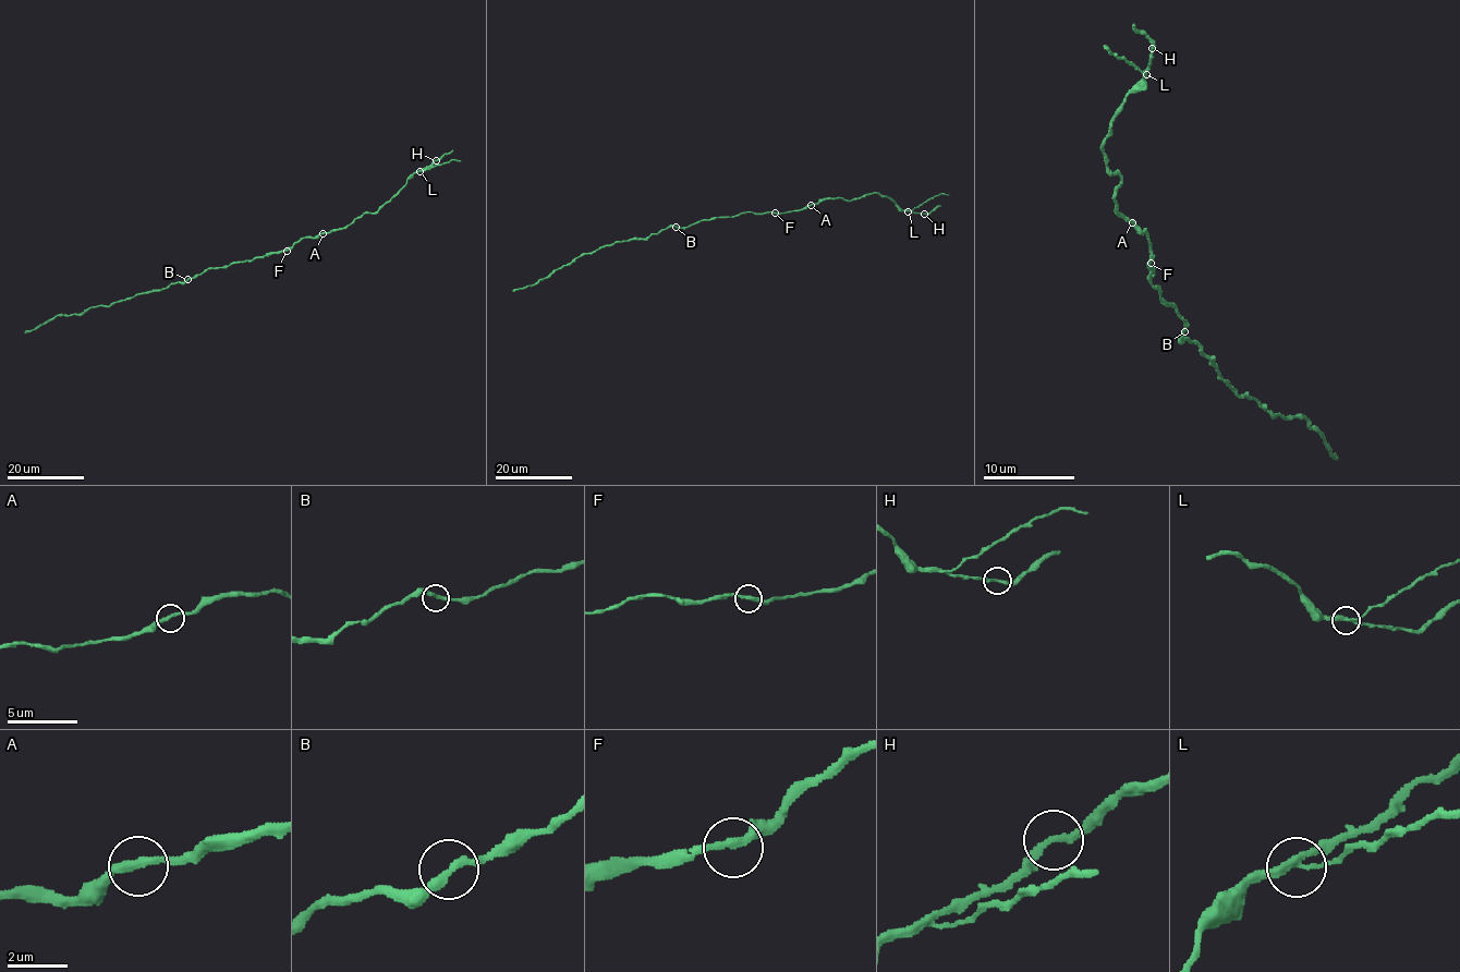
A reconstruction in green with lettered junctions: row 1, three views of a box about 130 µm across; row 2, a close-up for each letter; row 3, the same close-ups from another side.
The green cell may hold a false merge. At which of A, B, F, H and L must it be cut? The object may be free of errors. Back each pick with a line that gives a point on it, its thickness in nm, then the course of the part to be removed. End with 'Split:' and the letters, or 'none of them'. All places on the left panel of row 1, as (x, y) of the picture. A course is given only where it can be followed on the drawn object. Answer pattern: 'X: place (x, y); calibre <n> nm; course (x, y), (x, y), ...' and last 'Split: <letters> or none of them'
L: place (420, 171); calibre 240 nm; course (420, 171), (453, 159), (461, 160)
Split: L

